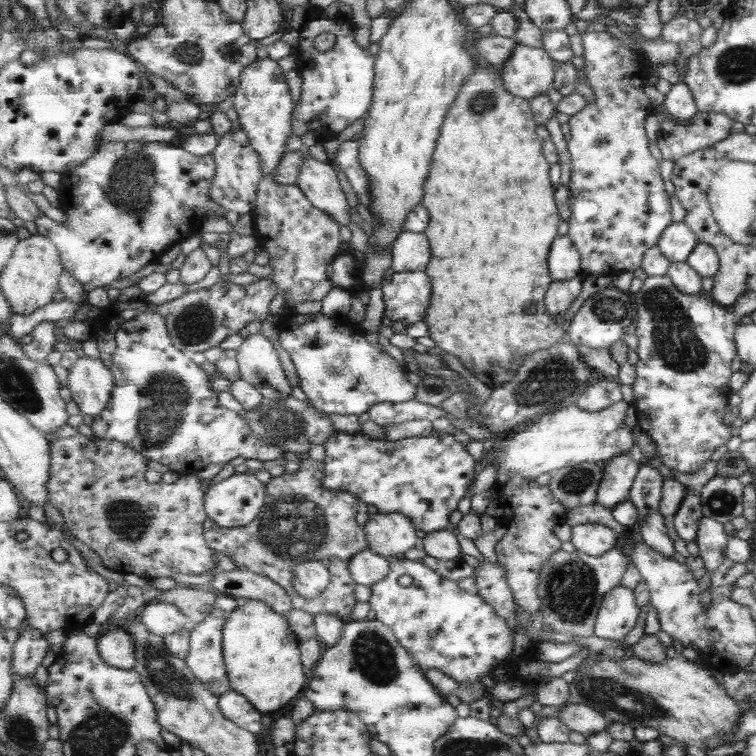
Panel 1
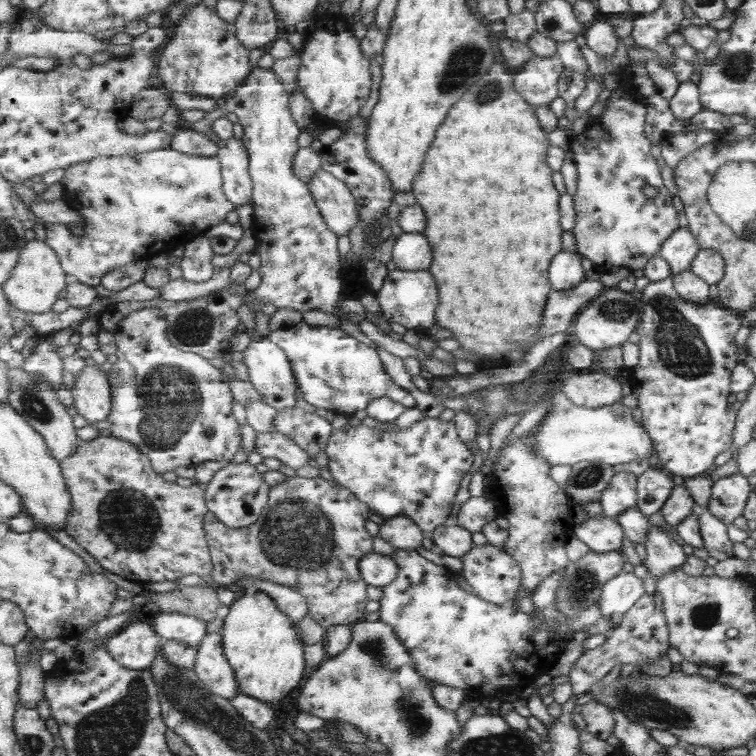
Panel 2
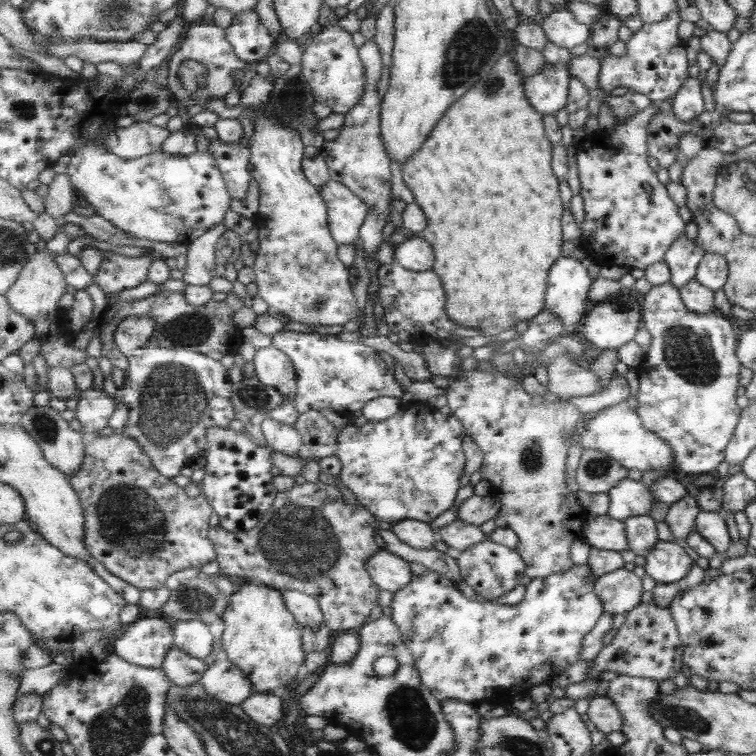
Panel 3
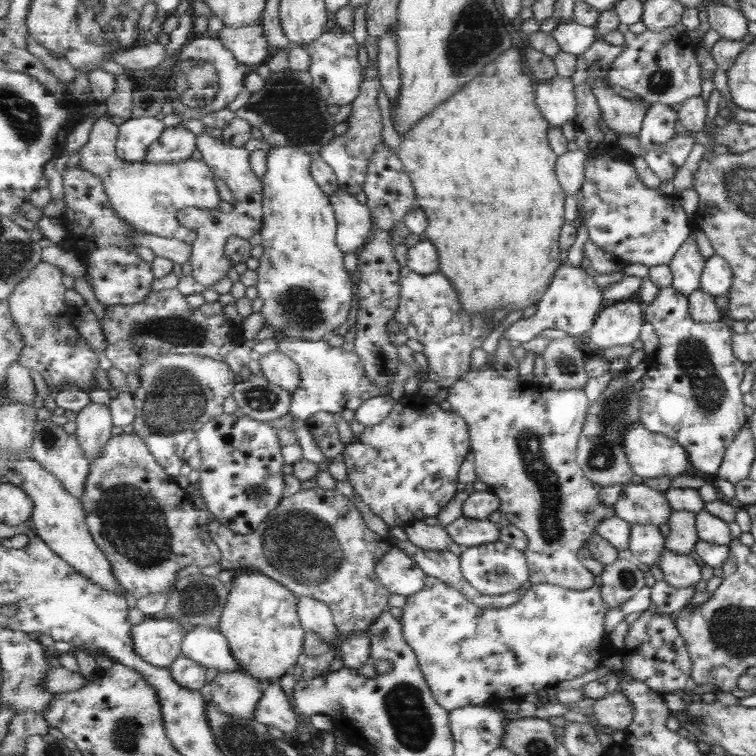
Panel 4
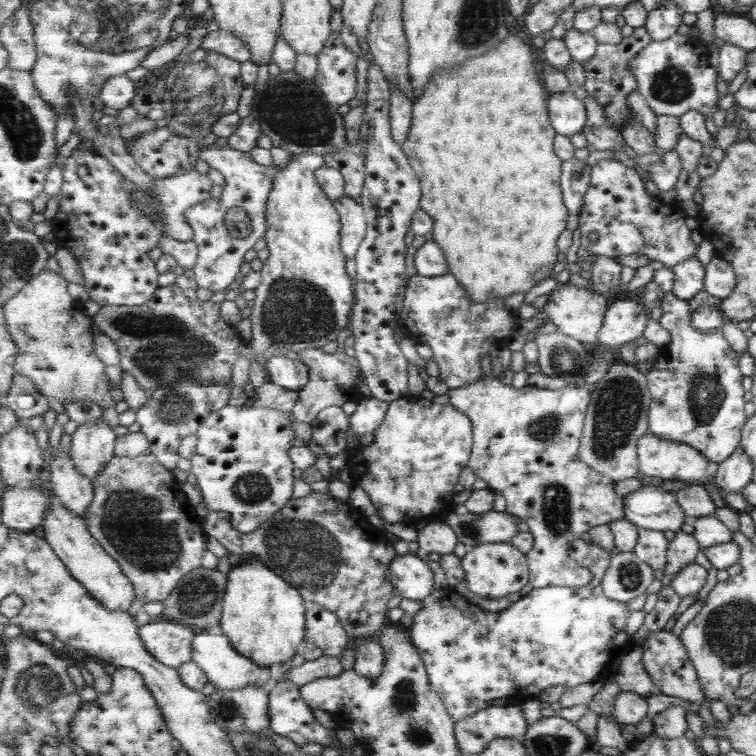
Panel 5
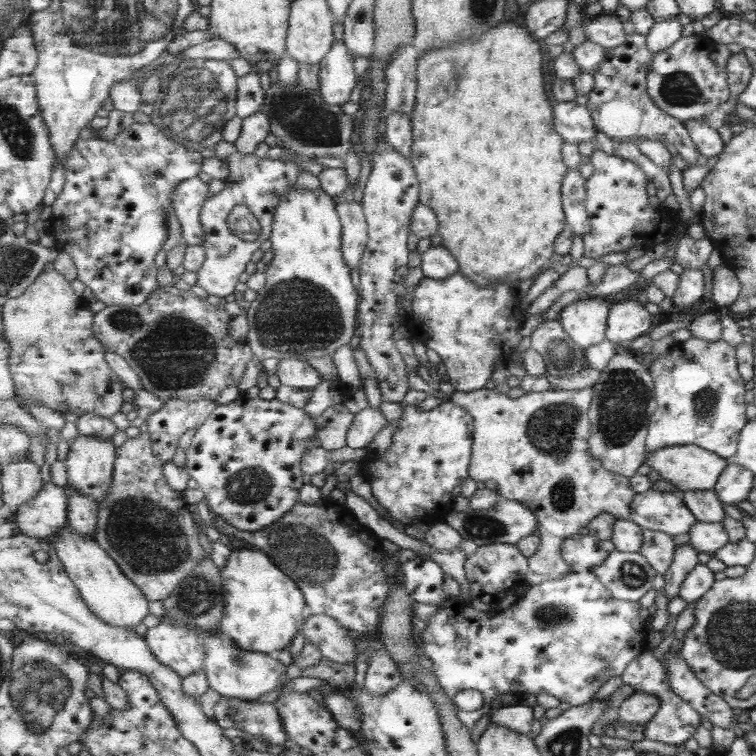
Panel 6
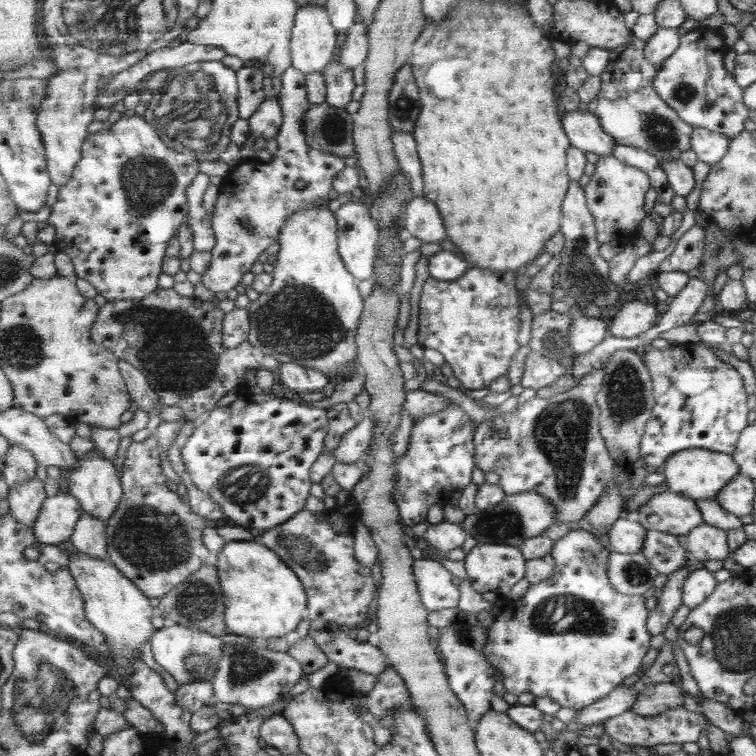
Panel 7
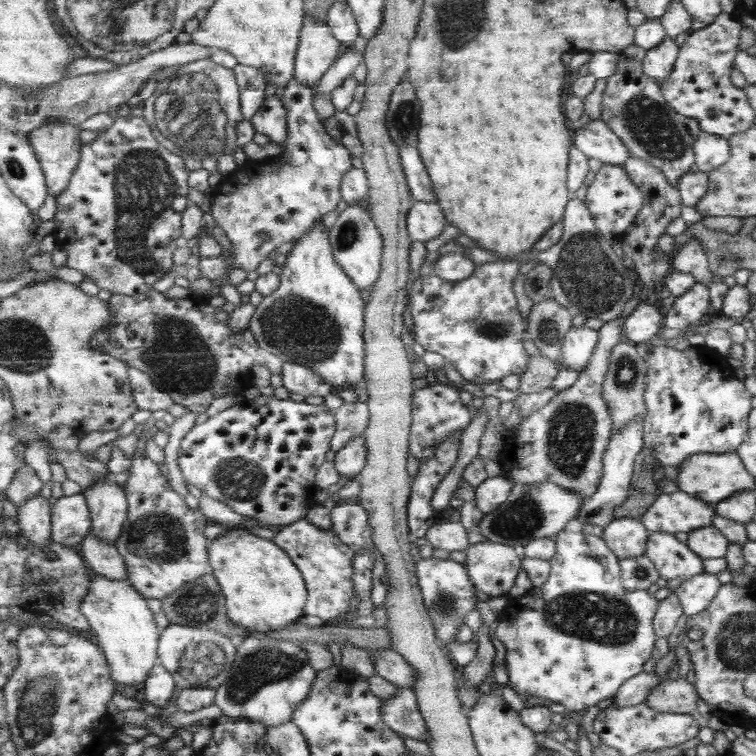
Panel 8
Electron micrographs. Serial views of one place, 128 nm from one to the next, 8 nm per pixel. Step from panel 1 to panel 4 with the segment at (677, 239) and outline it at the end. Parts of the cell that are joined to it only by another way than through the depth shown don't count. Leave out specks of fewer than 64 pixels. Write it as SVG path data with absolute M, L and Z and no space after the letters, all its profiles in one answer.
M690 236L667 264L672 274L670 285L683 295L687 296L695 288L700 288L699 278L704 258L699 253L693 236Z

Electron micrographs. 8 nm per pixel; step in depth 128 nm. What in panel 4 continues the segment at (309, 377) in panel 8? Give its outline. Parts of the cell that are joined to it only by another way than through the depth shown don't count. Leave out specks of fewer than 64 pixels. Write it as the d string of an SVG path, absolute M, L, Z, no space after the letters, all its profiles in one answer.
M280 350L267 353L259 359L261 374L272 383L294 393L301 384L299 366Z

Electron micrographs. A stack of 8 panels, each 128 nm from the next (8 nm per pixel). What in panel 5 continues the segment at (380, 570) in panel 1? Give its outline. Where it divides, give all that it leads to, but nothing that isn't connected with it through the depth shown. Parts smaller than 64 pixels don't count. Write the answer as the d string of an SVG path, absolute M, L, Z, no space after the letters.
M415 553L397 555L389 564L389 573L401 598L421 602L435 591L435 572Z

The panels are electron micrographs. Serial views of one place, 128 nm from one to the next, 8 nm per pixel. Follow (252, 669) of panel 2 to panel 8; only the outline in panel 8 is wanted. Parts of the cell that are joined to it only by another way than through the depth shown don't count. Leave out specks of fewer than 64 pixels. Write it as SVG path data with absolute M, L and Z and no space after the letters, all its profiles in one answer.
M232 527L212 540L209 561L226 597L228 616L248 631L283 630L305 616L308 584L297 563L275 541L259 538L243 527Z

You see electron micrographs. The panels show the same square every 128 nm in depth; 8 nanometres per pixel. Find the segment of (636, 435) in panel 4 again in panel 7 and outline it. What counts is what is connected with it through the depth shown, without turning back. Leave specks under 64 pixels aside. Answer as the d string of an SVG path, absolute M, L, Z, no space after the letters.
M705 449L681 450L669 457L663 464L663 474L667 488L694 501L707 498L714 499L725 486L725 482L729 482L739 473L739 465L733 461L730 454Z

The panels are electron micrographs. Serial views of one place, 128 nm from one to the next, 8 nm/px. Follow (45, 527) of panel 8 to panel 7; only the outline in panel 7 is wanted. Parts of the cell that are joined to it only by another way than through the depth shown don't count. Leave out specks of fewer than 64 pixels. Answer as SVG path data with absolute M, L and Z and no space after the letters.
M35 478L19 486L9 487L7 500L13 518L17 518L17 522L25 523L25 526L33 529L33 524L39 520L47 498L43 481Z

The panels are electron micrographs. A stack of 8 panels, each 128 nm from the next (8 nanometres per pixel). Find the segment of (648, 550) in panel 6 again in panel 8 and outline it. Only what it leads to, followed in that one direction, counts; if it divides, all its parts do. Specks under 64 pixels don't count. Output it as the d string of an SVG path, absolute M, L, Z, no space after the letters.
M651 532L646 555L653 563L655 563L658 577L665 581L670 581L676 578L683 581L704 573L702 559L691 552L686 544L667 533Z

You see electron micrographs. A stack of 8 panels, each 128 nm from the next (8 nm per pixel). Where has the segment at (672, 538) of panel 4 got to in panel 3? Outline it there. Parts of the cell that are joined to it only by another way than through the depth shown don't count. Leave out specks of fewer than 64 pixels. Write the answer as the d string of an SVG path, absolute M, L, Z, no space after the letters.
M689 493L681 500L668 505L664 522L673 534L675 543L685 541L685 536L689 536L689 530L694 530L695 516L699 511L695 498Z

